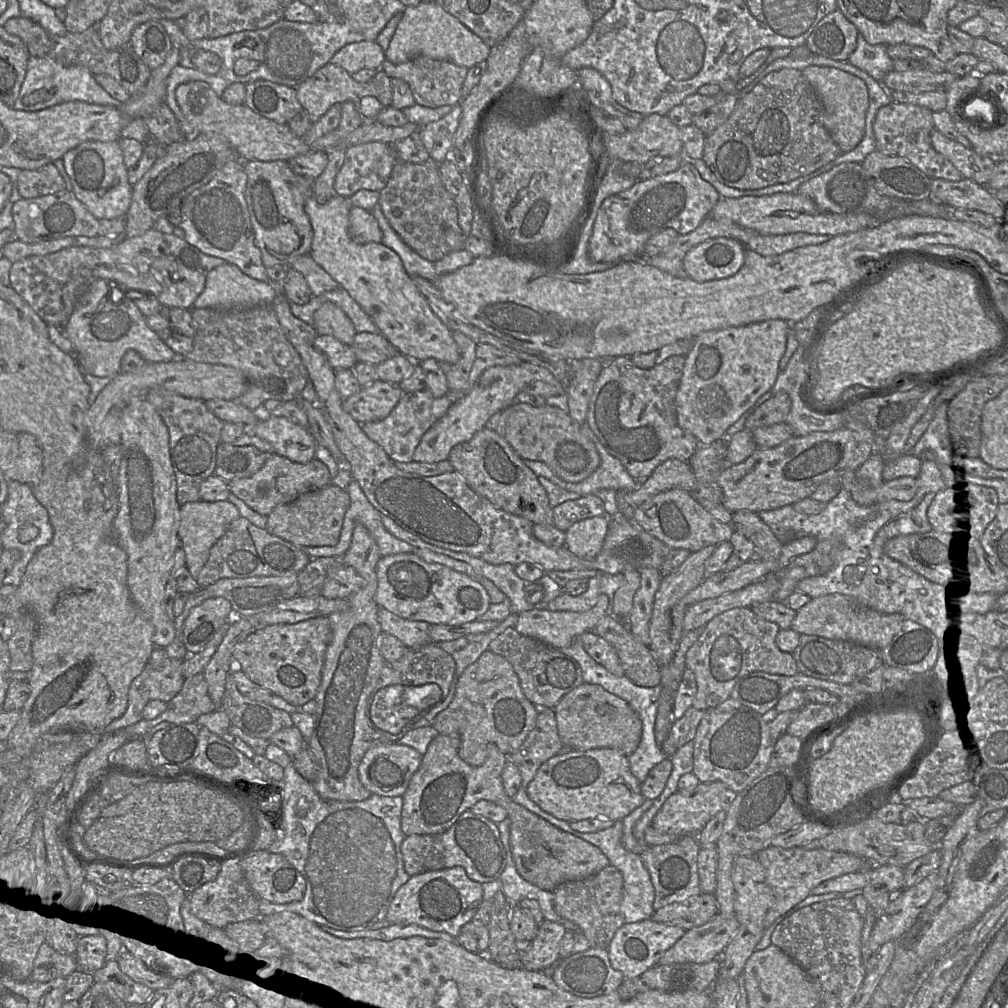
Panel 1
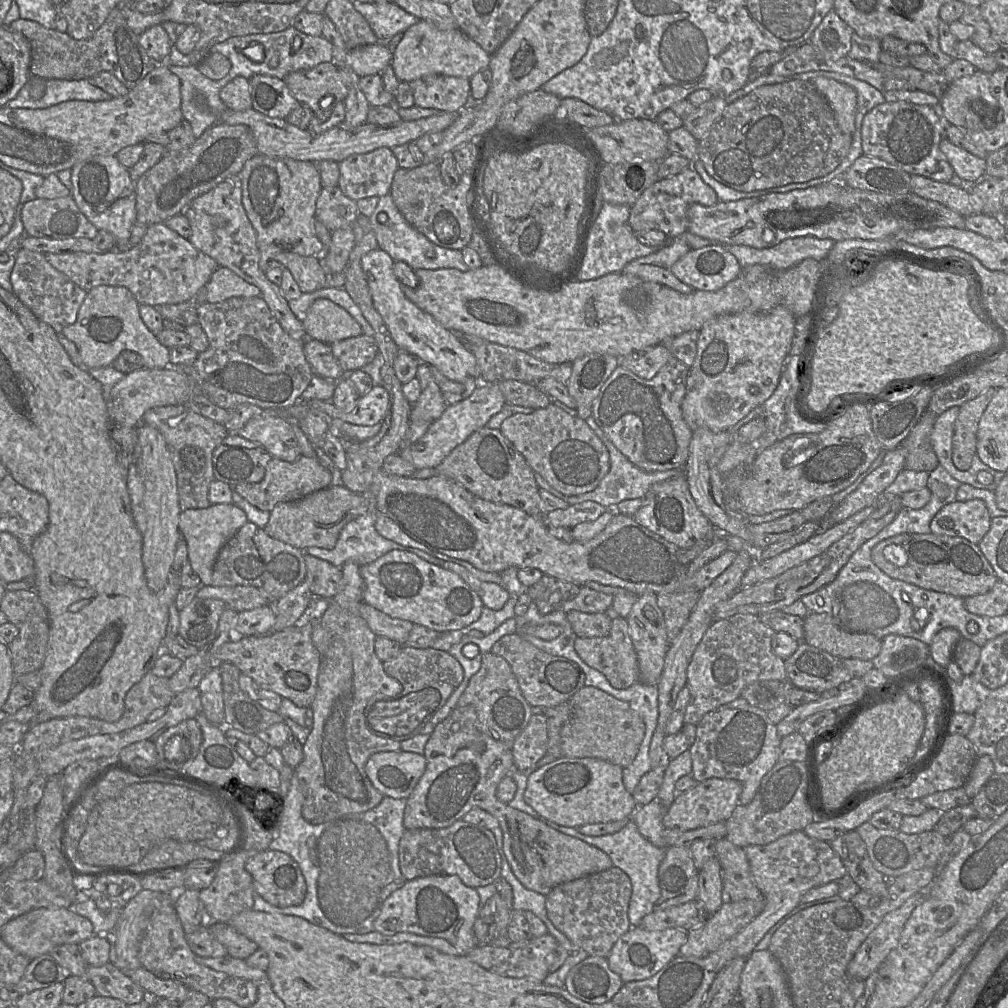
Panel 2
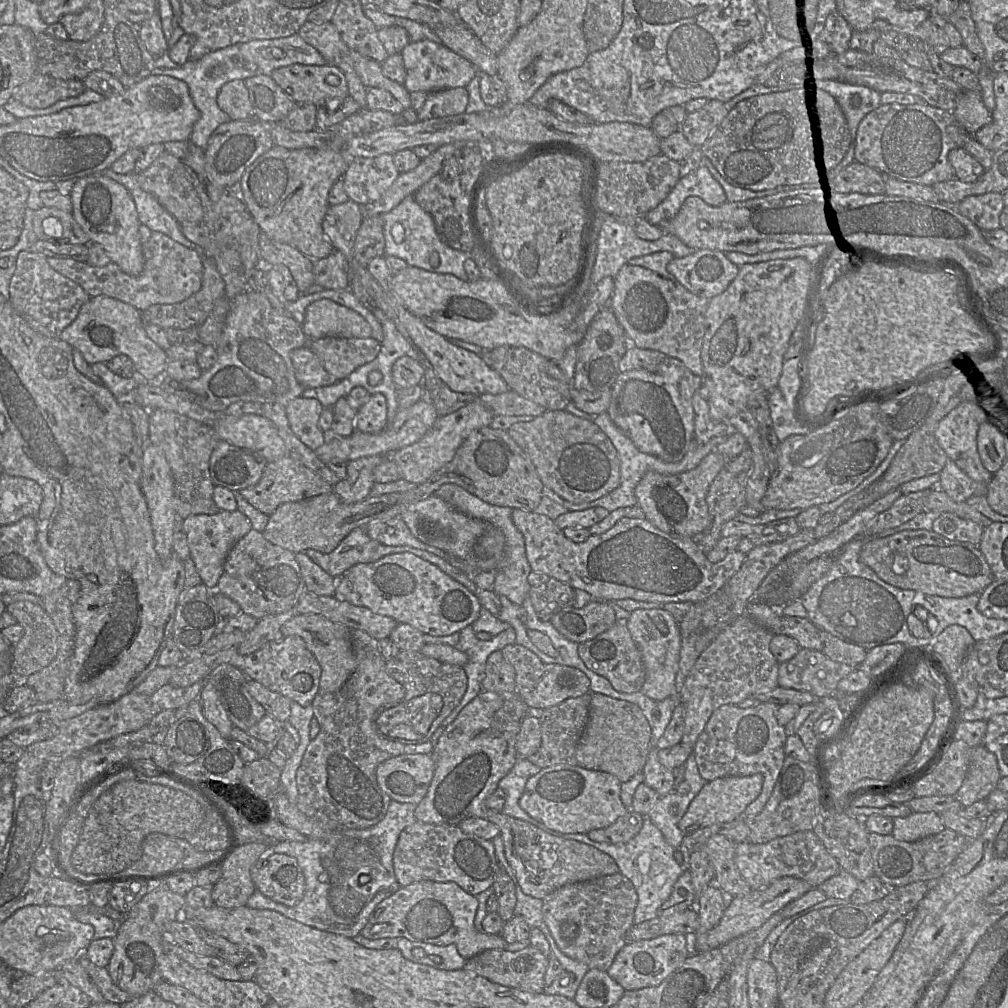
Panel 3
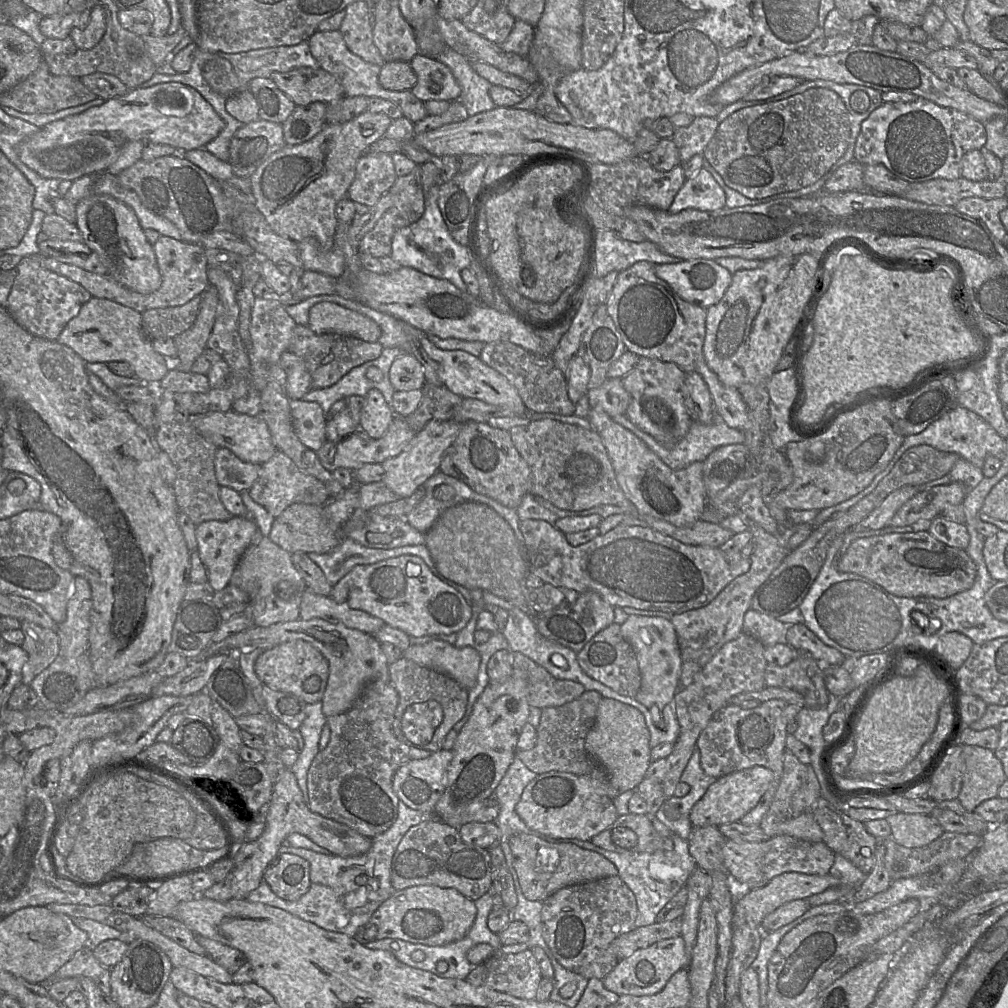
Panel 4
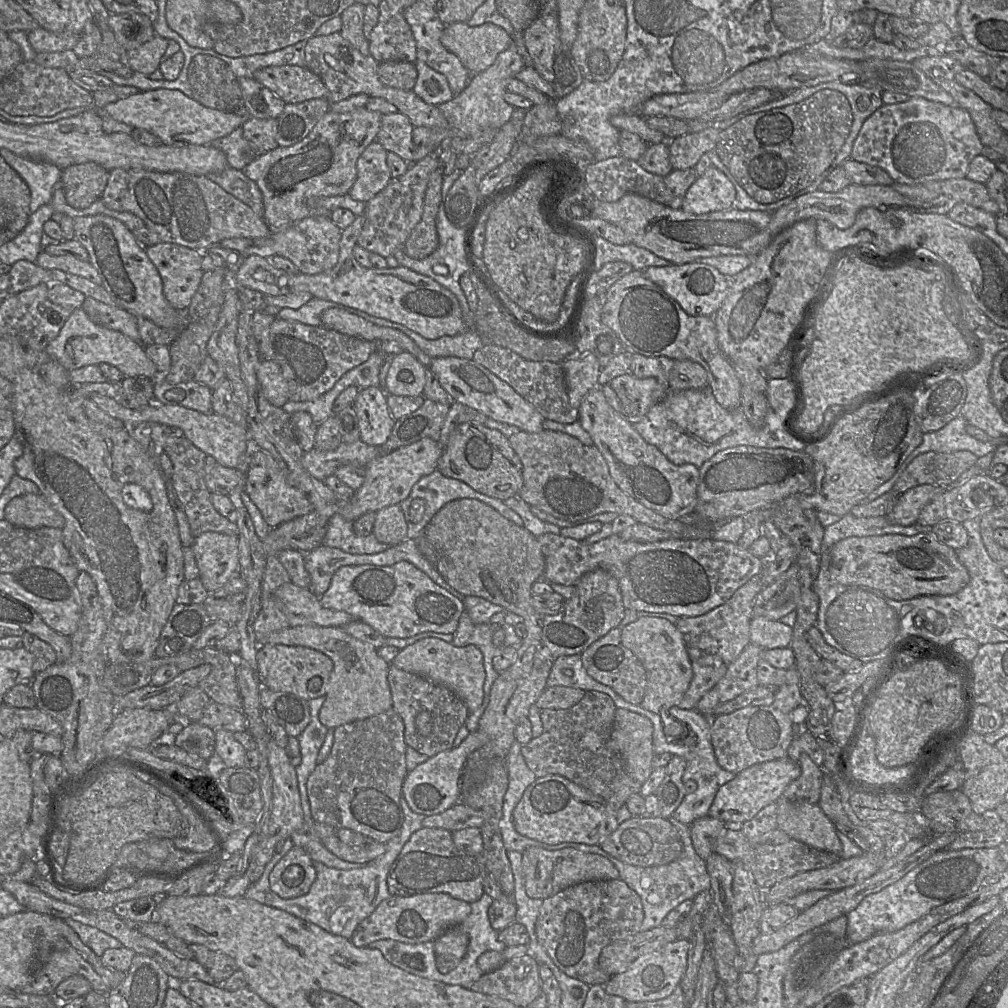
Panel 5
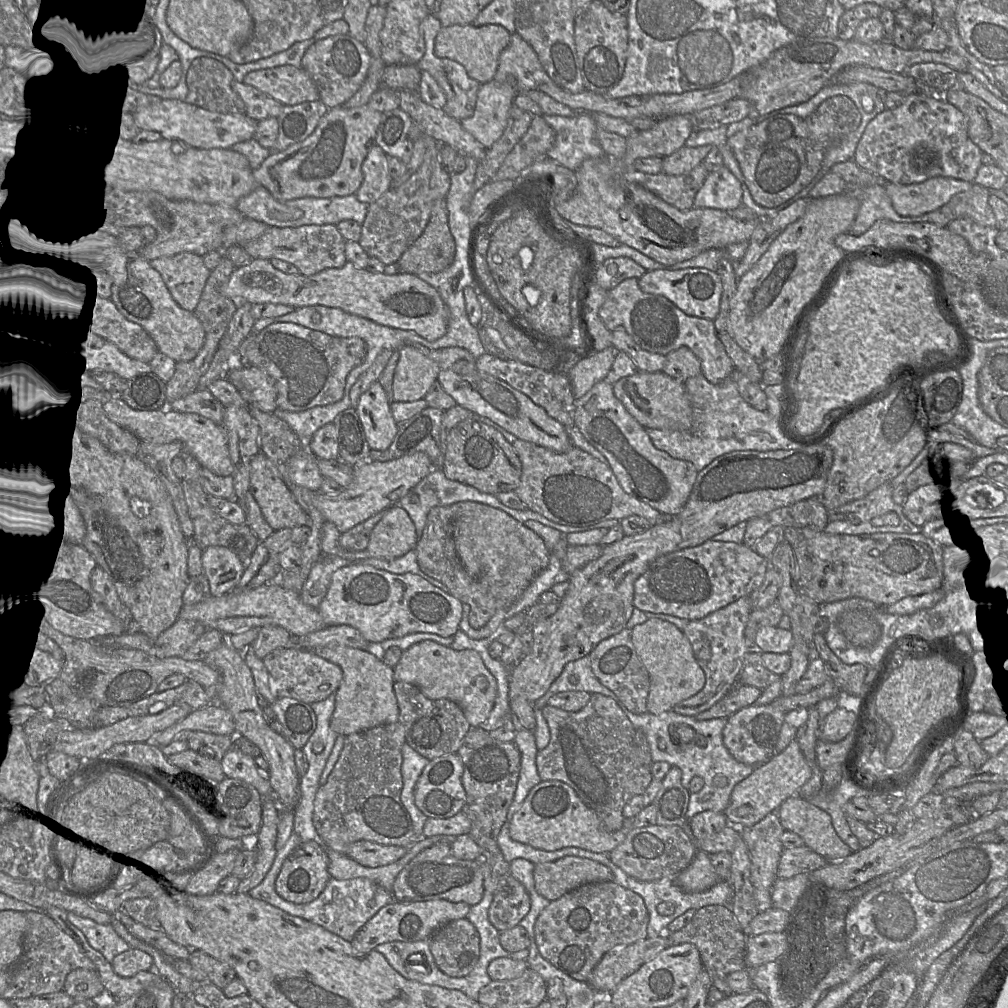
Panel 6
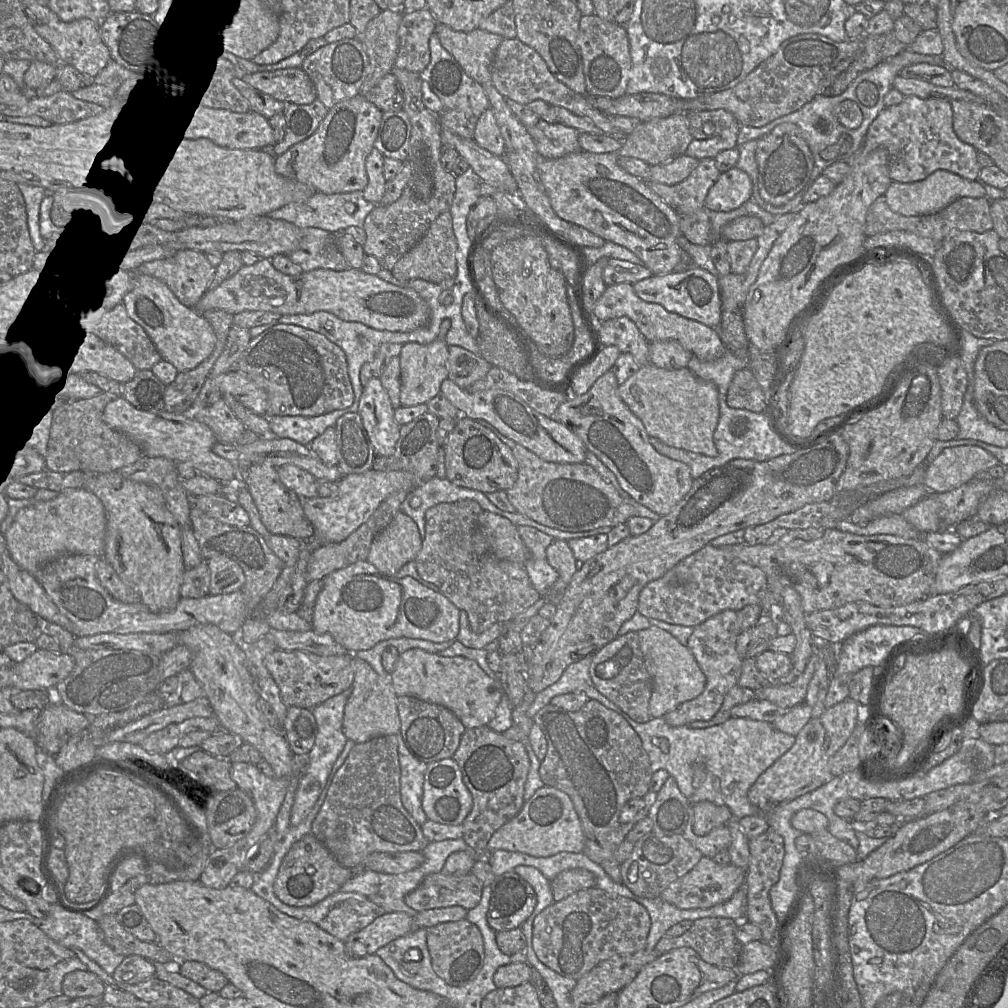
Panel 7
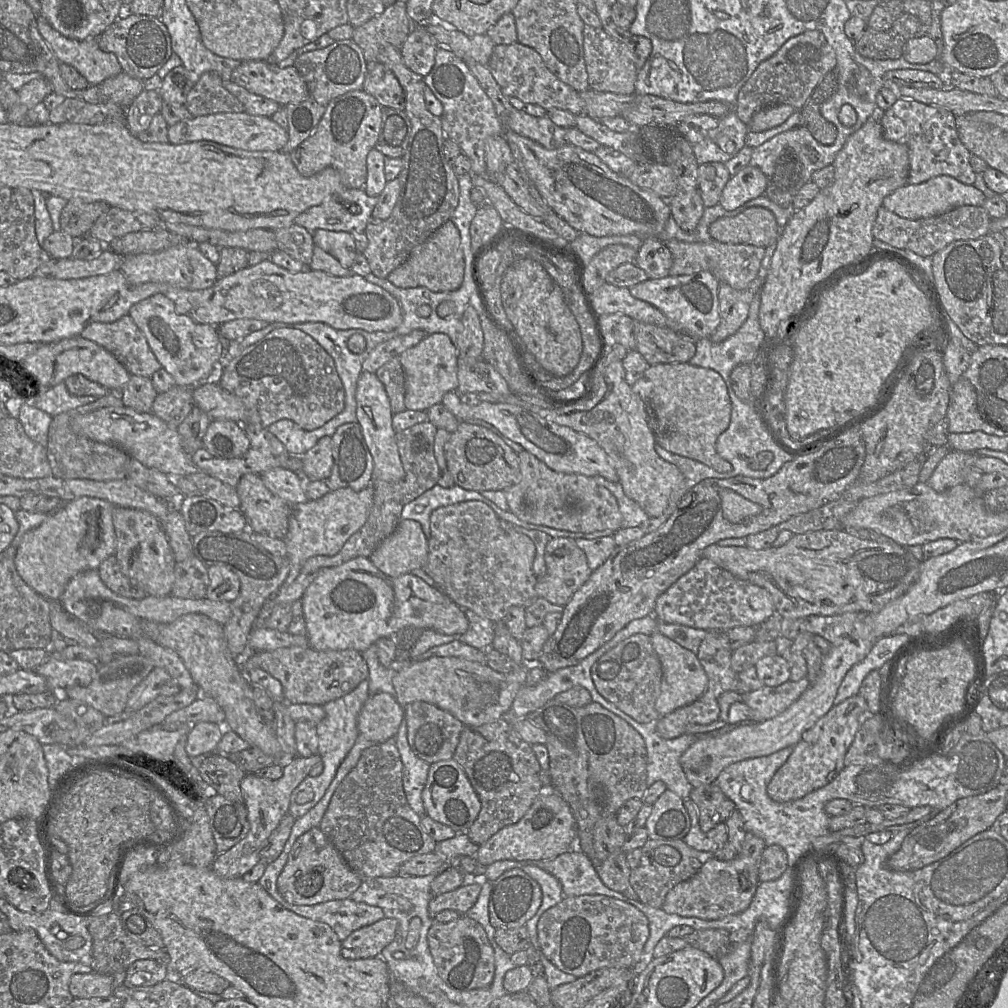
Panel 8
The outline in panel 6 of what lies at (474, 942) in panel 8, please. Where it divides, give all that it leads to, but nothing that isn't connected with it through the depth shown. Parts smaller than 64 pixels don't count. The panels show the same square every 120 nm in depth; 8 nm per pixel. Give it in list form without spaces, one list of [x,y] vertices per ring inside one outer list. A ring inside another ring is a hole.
[[[465,917],[442,925],[429,938],[438,968],[450,977],[465,977],[480,957],[480,936]]]

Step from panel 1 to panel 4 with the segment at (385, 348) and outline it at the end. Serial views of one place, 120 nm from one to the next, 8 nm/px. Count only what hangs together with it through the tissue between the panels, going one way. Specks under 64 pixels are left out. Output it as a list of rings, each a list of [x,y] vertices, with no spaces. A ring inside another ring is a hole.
[[[296,325],[287,351],[301,357],[312,379],[313,389],[322,389],[334,385],[352,368],[377,359],[383,350],[377,342],[366,342],[352,336],[339,334],[316,334],[310,328]]]

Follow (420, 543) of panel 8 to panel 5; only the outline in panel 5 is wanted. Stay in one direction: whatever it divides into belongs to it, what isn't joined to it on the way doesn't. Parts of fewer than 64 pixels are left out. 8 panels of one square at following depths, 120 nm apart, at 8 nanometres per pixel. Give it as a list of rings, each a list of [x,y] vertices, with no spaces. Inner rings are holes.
[[[388,506],[377,511],[372,533],[378,541],[389,547],[405,541],[408,526],[400,506]]]

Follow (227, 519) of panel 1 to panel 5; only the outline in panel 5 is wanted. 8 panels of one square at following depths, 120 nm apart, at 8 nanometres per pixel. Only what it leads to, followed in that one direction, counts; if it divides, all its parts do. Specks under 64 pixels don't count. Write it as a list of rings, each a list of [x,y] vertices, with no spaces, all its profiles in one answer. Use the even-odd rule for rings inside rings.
[[[204,532],[193,537],[191,545],[199,578],[209,593],[239,576],[238,535]]]

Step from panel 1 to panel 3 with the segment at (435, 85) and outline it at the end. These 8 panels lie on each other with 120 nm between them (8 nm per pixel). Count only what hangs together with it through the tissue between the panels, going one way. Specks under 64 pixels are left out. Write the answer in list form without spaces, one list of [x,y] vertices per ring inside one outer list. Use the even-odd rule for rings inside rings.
[[[465,87],[448,88],[427,94],[423,106],[416,111],[418,120],[462,114],[468,102]]]

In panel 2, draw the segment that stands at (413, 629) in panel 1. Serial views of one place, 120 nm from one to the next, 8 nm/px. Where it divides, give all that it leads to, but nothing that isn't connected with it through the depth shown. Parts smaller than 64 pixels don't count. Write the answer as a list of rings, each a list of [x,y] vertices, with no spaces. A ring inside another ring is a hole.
[[[366,603],[360,604],[359,612],[377,637],[385,637],[394,640],[403,646],[414,626],[414,624],[409,621],[392,618]]]

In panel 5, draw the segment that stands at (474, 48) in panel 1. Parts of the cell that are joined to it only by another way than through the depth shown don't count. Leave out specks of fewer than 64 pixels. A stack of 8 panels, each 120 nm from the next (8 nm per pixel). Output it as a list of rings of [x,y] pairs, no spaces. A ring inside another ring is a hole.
[[[418,60],[415,66],[417,80],[412,91],[425,103],[437,106],[450,101],[455,96],[443,74]]]

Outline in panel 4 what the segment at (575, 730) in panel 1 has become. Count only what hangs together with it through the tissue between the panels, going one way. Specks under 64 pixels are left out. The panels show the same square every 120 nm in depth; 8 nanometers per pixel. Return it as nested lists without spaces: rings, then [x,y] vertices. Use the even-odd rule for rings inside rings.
[[[602,698],[594,724],[585,739],[585,750],[592,760],[603,767],[617,793],[636,790],[652,762],[650,732],[644,715],[631,705]]]

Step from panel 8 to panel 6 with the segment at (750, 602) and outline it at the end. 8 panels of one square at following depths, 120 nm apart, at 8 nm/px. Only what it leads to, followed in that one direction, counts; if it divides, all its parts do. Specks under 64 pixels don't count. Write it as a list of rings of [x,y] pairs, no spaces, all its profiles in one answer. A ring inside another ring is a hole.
[[[709,539],[653,561],[634,583],[633,605],[645,613],[699,620],[743,596],[751,595],[763,583],[769,567],[768,559],[743,543]]]

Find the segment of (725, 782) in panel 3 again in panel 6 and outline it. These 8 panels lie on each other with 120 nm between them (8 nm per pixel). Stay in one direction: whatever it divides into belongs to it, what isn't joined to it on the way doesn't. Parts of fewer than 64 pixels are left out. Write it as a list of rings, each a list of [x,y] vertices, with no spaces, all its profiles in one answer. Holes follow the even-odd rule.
[[[793,740],[781,753],[758,766],[747,778],[735,785],[730,803],[724,815],[730,824],[749,827],[758,823],[771,812],[777,812],[780,805],[810,779],[812,769],[803,755],[798,742]]]

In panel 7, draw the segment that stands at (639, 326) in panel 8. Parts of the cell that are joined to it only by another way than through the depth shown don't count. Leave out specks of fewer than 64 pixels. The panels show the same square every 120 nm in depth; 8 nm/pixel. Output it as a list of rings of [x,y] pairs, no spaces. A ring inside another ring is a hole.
[[[674,340],[656,341],[648,344],[649,360],[653,365],[664,369],[687,367],[692,354]]]

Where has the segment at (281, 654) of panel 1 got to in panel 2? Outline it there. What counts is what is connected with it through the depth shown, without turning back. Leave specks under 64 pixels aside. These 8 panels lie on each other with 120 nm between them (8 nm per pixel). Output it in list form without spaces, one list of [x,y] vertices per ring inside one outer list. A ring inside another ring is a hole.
[[[302,620],[294,626],[264,635],[233,636],[212,654],[212,666],[229,662],[260,687],[287,698],[298,707],[310,707],[317,688],[322,656],[311,639],[311,621]]]

